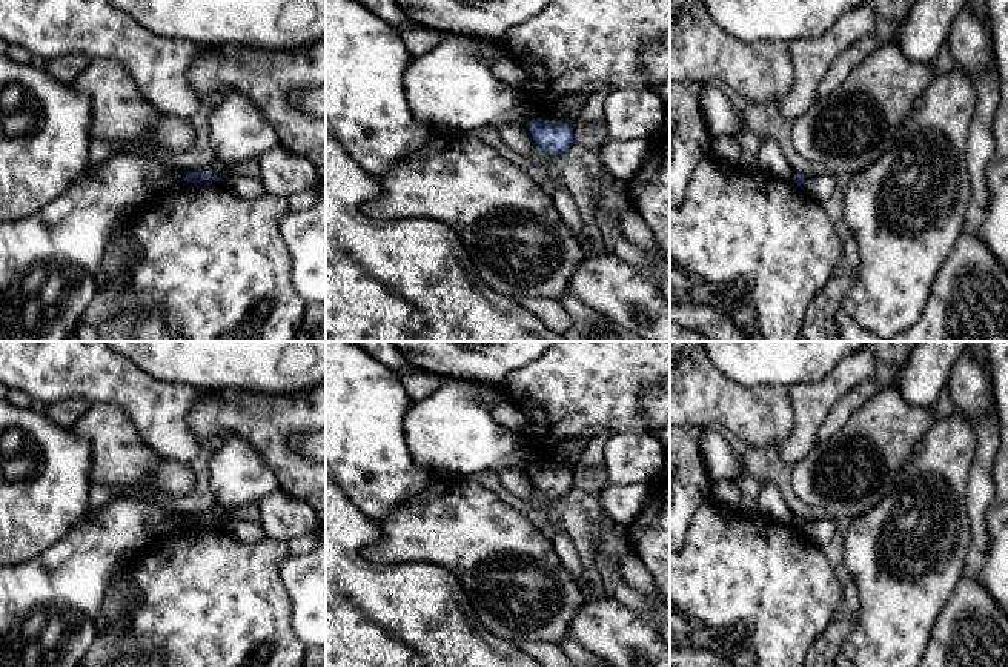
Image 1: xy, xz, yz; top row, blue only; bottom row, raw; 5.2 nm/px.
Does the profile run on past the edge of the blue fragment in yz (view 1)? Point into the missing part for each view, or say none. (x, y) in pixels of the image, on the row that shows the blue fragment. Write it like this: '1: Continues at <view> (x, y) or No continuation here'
1: No continuation here

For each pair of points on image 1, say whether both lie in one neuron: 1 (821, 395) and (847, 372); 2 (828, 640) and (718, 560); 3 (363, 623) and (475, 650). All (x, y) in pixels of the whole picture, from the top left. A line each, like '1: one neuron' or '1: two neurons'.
1: one neuron
2: two neurons
3: one neuron

